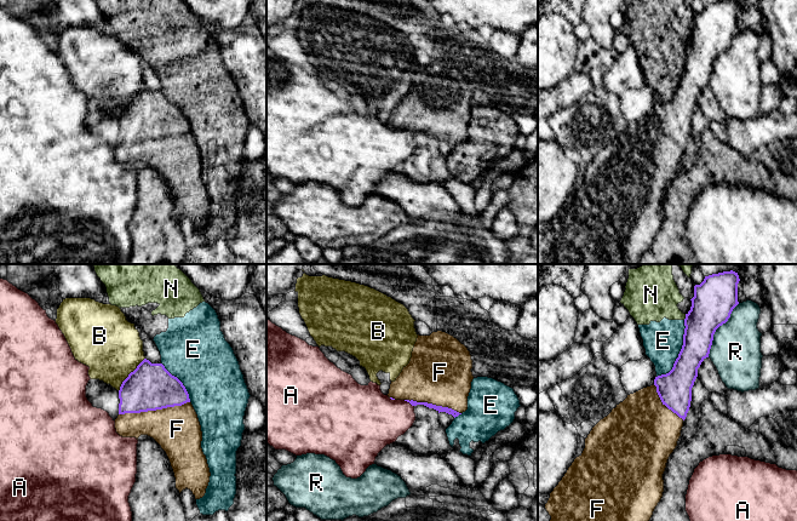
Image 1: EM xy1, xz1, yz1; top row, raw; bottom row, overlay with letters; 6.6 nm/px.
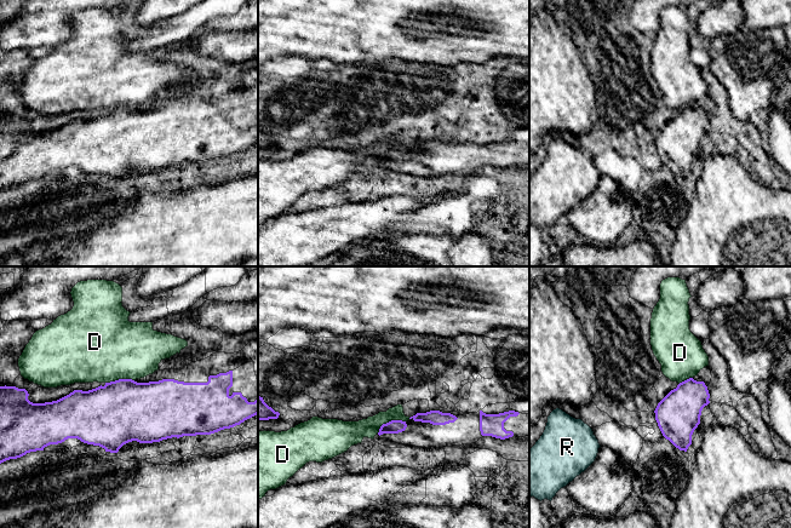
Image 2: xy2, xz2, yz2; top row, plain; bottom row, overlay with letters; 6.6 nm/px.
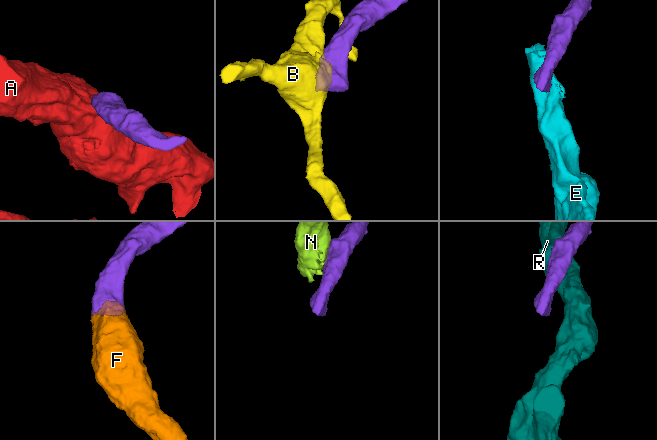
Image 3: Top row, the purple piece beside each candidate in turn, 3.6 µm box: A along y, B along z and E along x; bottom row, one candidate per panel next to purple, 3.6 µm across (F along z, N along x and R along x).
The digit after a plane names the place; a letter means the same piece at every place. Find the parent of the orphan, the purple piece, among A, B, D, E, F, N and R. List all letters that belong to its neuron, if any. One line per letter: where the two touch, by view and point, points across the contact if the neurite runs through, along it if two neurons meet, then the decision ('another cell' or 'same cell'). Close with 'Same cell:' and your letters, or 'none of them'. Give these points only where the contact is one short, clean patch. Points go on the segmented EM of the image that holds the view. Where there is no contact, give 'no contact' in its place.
A: meets purple in xz1 at (408, 401); border along xz1 (403, 400), (413, 406); another cell
B: meets purple in xy1 at (128, 374); another cell
D: meets purple in xz2 at (389, 422); border along xz2 (405, 420), (389, 420), (377, 432); another cell
E: meets purple in yz1 at (680, 351); another cell
F: meets purple in xy1 at (154, 410); same cell
N: meets purple in yz1 at (686, 316); border along yz1 (686, 314), (683, 319); another cell
R: meets purple in yz1 at (716, 328); another cell
Same cell: F

